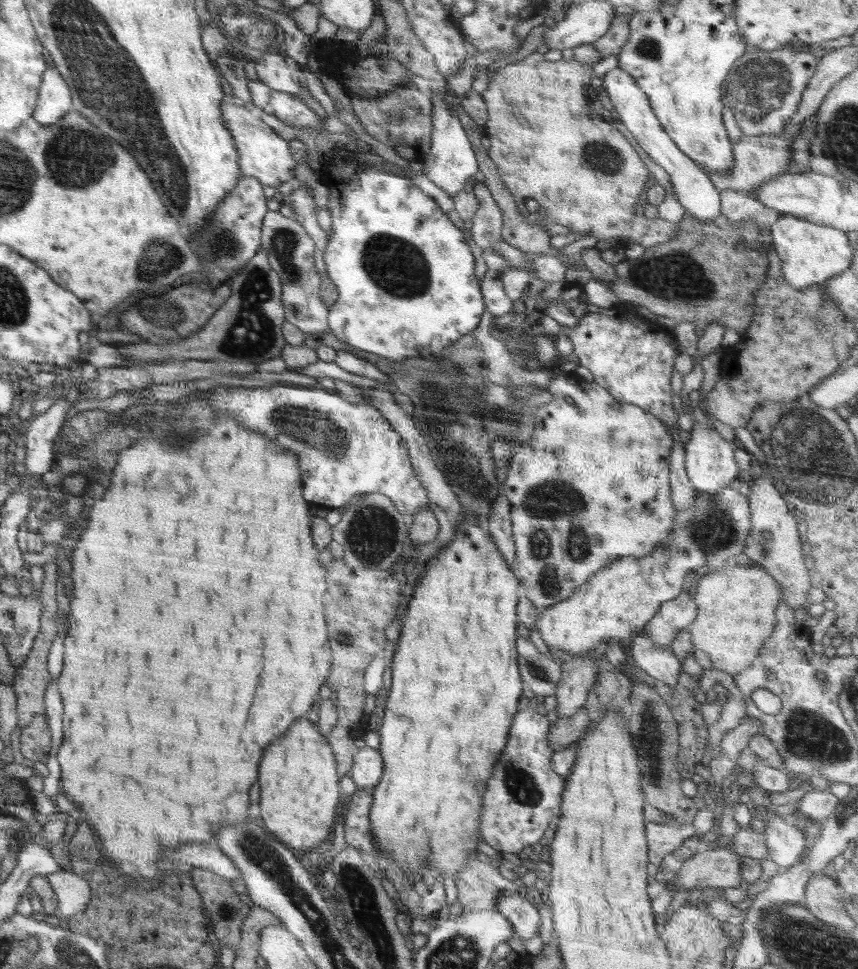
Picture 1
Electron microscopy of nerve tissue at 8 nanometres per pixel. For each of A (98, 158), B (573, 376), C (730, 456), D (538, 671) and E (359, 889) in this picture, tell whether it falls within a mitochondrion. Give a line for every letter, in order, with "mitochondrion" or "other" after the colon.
A: mitochondrion
B: other
C: other
D: mitochondrion
E: mitochondrion

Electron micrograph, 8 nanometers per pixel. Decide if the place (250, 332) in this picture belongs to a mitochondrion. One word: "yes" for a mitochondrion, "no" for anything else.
yes

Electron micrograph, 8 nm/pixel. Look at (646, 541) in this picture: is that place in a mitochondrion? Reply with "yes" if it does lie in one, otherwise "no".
no

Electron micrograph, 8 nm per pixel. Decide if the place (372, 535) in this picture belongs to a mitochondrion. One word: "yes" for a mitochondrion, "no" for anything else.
yes

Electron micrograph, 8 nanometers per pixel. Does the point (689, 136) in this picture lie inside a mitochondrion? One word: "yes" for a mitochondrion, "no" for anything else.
no

